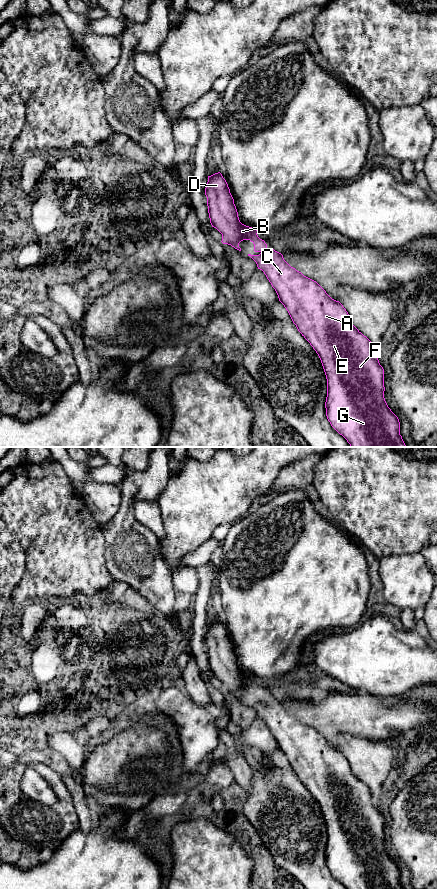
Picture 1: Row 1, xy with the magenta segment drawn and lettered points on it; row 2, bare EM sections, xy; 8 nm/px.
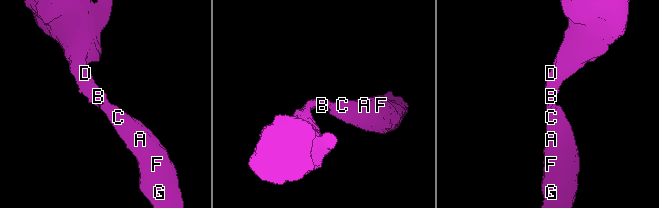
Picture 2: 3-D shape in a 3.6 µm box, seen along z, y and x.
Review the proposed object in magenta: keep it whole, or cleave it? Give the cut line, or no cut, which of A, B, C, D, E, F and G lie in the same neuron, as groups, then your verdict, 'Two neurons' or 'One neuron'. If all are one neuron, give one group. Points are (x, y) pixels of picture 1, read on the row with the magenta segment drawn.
No split. Groups: A B C D E F G. One neuron

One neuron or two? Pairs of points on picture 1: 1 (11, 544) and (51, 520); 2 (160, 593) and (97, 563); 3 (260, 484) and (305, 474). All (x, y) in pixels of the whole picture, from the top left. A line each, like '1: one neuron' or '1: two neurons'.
1: two neurons
2: two neurons
3: two neurons

